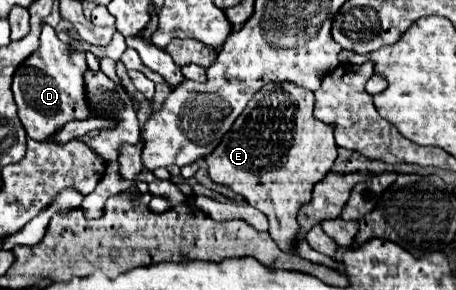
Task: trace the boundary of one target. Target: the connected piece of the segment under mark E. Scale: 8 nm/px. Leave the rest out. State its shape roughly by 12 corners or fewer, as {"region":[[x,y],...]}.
{"region":[[293,83],[257,91],[205,157],[281,251],[333,167],[333,127]]}

